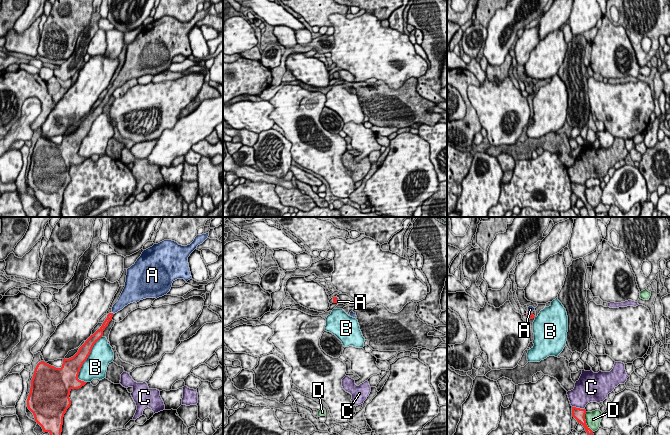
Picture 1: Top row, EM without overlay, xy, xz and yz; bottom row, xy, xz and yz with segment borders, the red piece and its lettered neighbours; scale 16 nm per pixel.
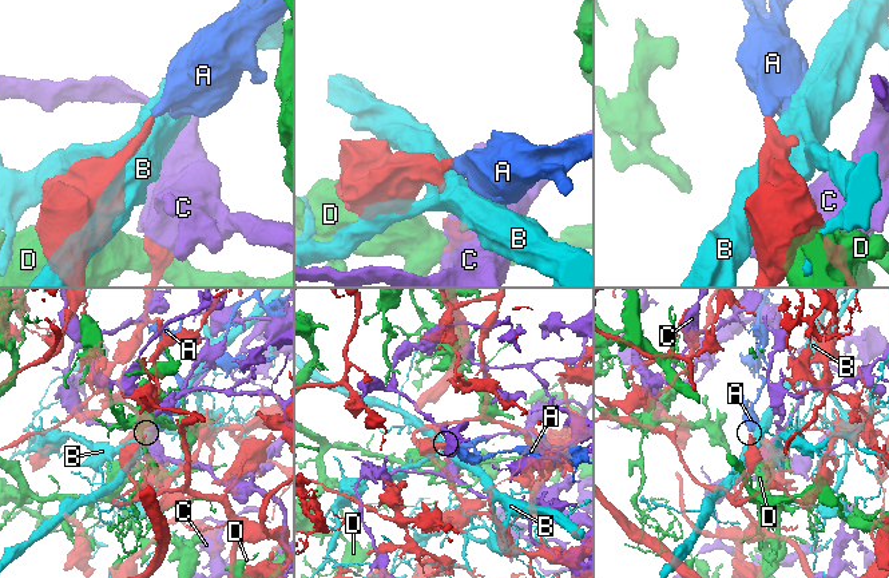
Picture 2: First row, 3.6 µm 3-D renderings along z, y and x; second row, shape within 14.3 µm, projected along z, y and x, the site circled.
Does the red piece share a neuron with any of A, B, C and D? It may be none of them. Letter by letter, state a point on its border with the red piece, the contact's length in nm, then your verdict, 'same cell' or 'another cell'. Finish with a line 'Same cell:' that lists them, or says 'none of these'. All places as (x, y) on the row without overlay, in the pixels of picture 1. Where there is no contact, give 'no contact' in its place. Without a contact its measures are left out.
A: yz (530, 89) | 100 nm | same cell
B: xy (87, 133) | 850 nm | another cell
C: yz (578, 184) | 220 nm | another cell
D: yz (585, 198) | 340 nm | another cell
Same cell: A

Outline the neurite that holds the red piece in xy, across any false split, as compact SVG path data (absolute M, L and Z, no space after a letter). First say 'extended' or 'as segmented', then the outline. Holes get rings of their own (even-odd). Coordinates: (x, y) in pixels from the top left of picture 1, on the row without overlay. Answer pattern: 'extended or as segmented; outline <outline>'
as segmented; outline M109 89L102 102L85 117L78 128L69 135L63 135L61 144L44 137L37 140L31 156L27 183L43 208L50 209L49 217L62 217L63 193L71 181L70 167L87 159L78 155L80 145L94 120L103 112L112 93L113 89Z

